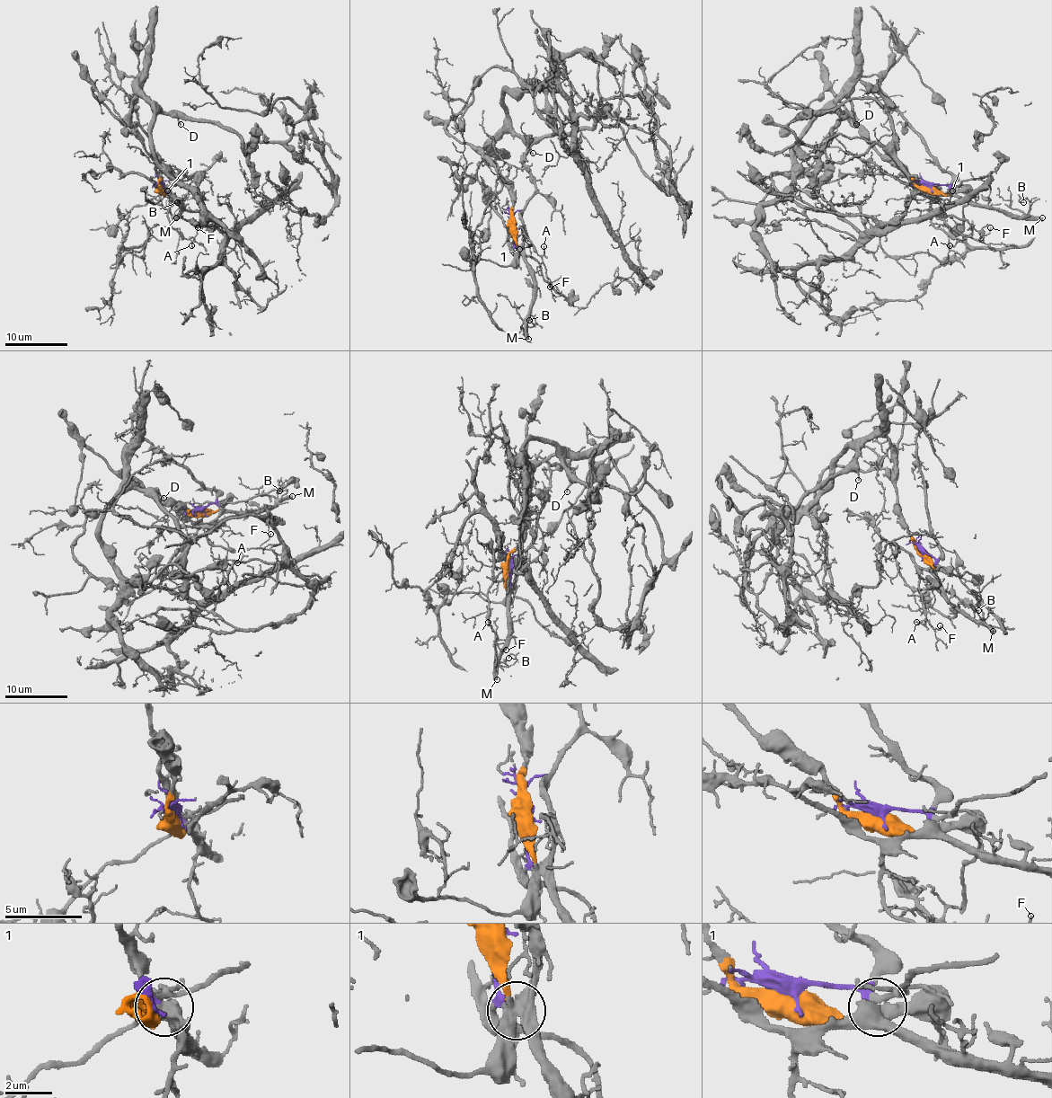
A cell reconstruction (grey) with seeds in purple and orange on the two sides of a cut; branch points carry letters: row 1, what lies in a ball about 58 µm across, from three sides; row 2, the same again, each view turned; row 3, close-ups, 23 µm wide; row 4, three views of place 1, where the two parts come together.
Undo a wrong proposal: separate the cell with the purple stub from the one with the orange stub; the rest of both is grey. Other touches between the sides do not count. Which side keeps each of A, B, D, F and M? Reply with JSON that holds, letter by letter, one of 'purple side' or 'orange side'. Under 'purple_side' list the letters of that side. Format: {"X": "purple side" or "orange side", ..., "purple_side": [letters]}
{"A": "purple side", "B": "purple side", "D": "orange side", "F": "purple side", "M": "purple side", "purple_side": ["A", "B", "F", "M"]}

